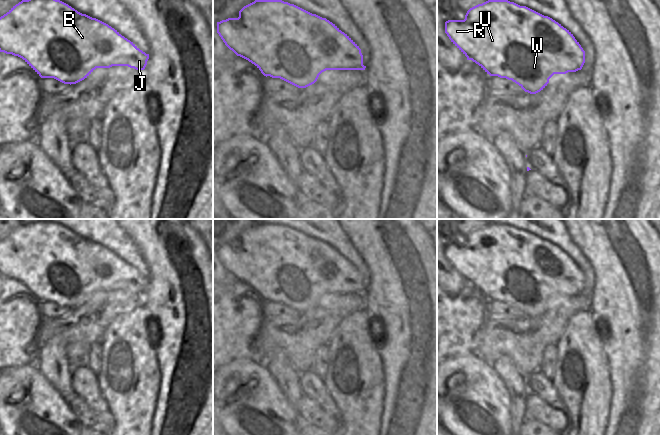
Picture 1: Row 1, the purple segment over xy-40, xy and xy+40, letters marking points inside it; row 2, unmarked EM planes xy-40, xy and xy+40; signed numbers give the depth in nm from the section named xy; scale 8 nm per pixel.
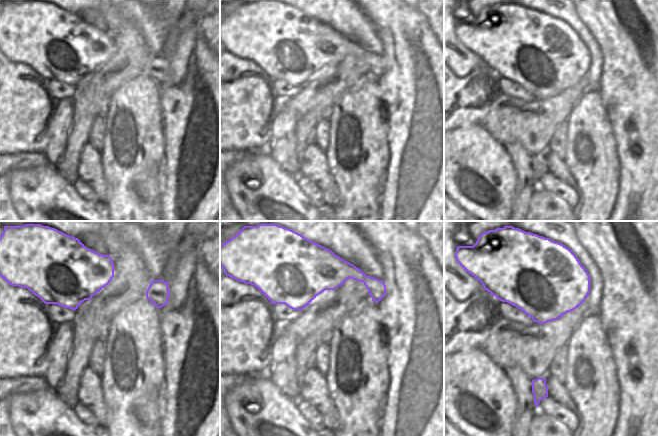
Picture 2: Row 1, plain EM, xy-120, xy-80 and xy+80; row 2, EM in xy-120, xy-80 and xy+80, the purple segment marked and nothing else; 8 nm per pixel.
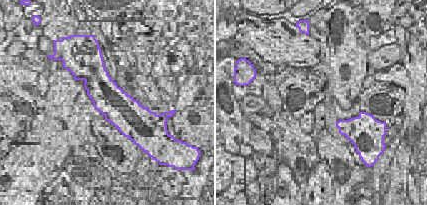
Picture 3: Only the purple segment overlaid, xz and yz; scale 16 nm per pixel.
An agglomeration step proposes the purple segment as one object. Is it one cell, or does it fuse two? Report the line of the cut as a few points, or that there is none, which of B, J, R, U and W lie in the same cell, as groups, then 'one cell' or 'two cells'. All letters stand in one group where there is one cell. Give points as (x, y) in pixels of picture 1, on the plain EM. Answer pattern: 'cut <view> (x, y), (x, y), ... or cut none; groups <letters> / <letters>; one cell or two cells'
cut none; groups B J R U W; one cell

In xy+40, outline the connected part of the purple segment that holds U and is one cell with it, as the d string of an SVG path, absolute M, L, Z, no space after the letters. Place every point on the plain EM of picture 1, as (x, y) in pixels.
M488 224L470 232L464 244L445 246L451 266L490 300L512 304L525 316L543 314L554 298L581 294L585 275L561 248L526 230L508 224Z

